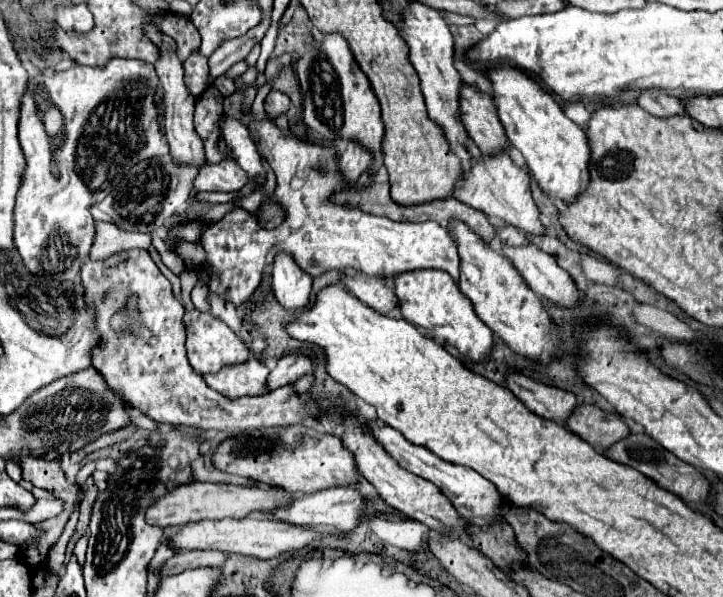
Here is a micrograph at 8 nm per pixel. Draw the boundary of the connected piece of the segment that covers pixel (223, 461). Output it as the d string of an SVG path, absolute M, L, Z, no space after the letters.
M303 425L269 427L253 433L241 433L219 443L213 453L213 465L219 471L253 479L257 483L285 489L293 495L307 495L329 487L347 487L357 483L353 455L341 445L343 426L337 425L334 435L317 433Z

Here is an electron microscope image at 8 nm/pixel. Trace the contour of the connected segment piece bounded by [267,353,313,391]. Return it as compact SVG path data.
M291 353L291 355L285 355L277 361L275 369L269 373L269 379L267 379L267 389L277 389L277 387L283 387L283 385L291 385L293 381L297 381L301 375L305 375L307 371L311 371L313 363L309 357L301 355L301 353Z

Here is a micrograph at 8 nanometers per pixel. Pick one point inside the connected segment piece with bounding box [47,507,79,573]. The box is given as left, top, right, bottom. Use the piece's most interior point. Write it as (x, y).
(56, 557)

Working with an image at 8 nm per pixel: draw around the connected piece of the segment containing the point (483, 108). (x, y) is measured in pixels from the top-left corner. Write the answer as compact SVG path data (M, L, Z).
M463 83L459 93L459 113L461 123L465 123L467 135L483 153L493 155L501 149L507 149L507 135L497 117L491 95Z

